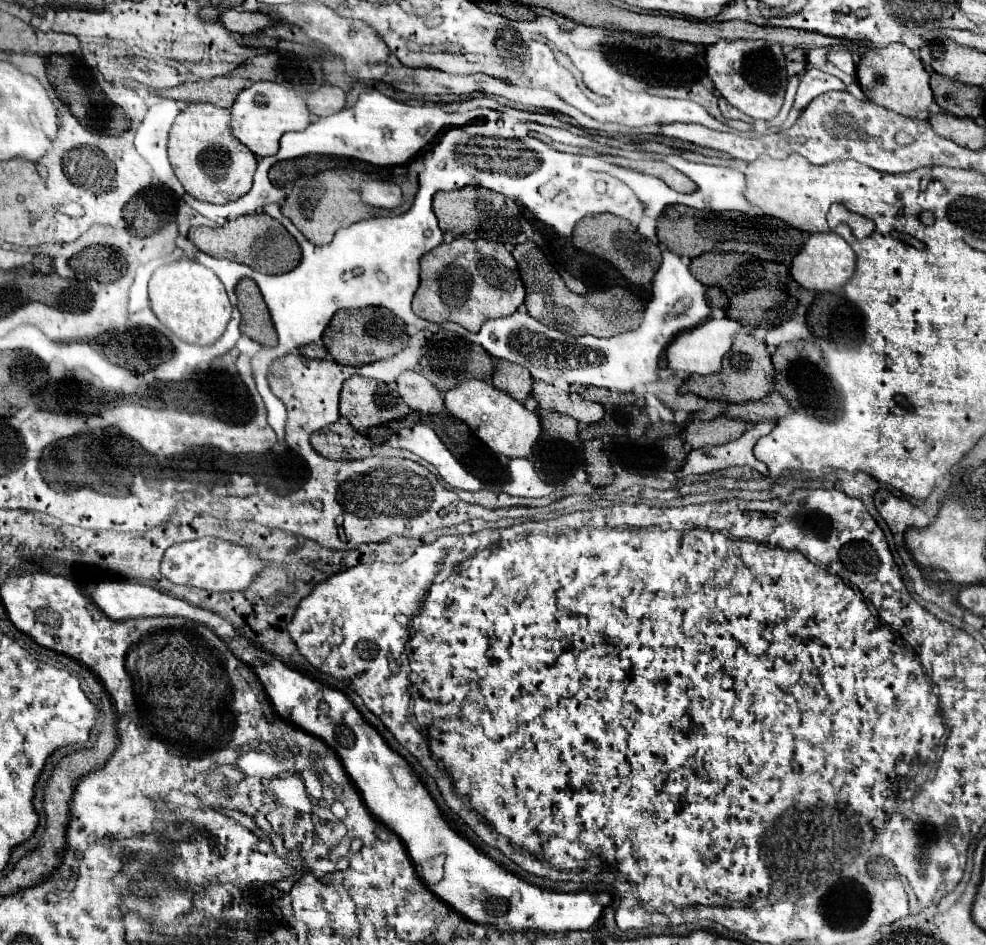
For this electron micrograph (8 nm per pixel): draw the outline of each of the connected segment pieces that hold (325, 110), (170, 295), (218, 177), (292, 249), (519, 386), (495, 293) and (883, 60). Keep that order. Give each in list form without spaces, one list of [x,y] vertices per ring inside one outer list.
[[[322,84],[316,92],[308,94],[306,102],[314,116],[330,116],[334,112],[340,112],[346,106],[346,94],[338,86]]]
[[[176,260],[158,268],[150,280],[150,304],[158,320],[180,340],[190,344],[214,344],[230,320],[230,300],[220,278],[196,260]]]
[[[192,102],[176,116],[170,128],[170,164],[184,190],[198,200],[226,204],[244,196],[252,188],[256,156],[248,146],[236,140],[230,128],[230,118],[230,110],[226,108],[208,102]]]
[[[268,214],[238,216],[236,220],[230,220],[218,228],[196,226],[196,228],[190,228],[188,238],[194,242],[198,250],[202,250],[208,256],[234,260],[264,274],[284,274],[300,262],[300,246],[286,232],[286,228],[278,220],[270,218]]]
[[[496,360],[492,378],[494,378],[494,386],[498,390],[508,392],[518,402],[524,402],[530,394],[532,376],[522,366],[516,366],[516,364],[504,362],[504,360]]]
[[[460,236],[424,254],[420,268],[420,288],[414,294],[412,310],[430,322],[450,320],[470,332],[478,332],[486,320],[514,314],[524,302],[526,290],[516,260],[500,242]]]
[[[888,44],[886,48],[870,48],[864,52],[856,66],[856,78],[862,92],[874,104],[900,112],[904,116],[918,116],[918,112],[926,112],[934,102],[930,76],[924,70],[922,60],[904,44]]]

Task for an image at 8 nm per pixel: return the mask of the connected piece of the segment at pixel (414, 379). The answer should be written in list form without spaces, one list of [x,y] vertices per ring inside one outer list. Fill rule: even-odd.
[[[406,370],[396,378],[398,392],[402,400],[418,412],[424,414],[436,414],[444,408],[440,392],[432,386],[432,382],[422,376],[418,370]]]

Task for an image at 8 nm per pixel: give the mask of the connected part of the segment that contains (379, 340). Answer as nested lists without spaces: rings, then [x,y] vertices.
[[[362,308],[362,310],[338,310],[322,334],[326,350],[340,364],[364,366],[376,360],[392,358],[408,344],[404,322],[386,308]]]

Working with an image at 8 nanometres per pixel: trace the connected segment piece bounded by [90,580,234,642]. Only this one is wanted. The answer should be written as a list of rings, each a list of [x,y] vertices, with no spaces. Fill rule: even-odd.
[[[128,580],[100,582],[90,596],[92,596],[94,604],[110,620],[128,620],[128,618],[144,618],[144,616],[182,616],[182,618],[188,618],[188,620],[210,626],[224,642],[228,642],[228,632],[234,632],[234,628],[224,618],[220,618],[218,614],[214,614],[210,610],[204,610],[204,608],[198,608],[198,606],[194,606],[190,602],[174,598],[174,596],[170,596],[166,592],[158,592],[156,588],[144,586],[144,584],[138,584],[138,582],[128,582]]]

